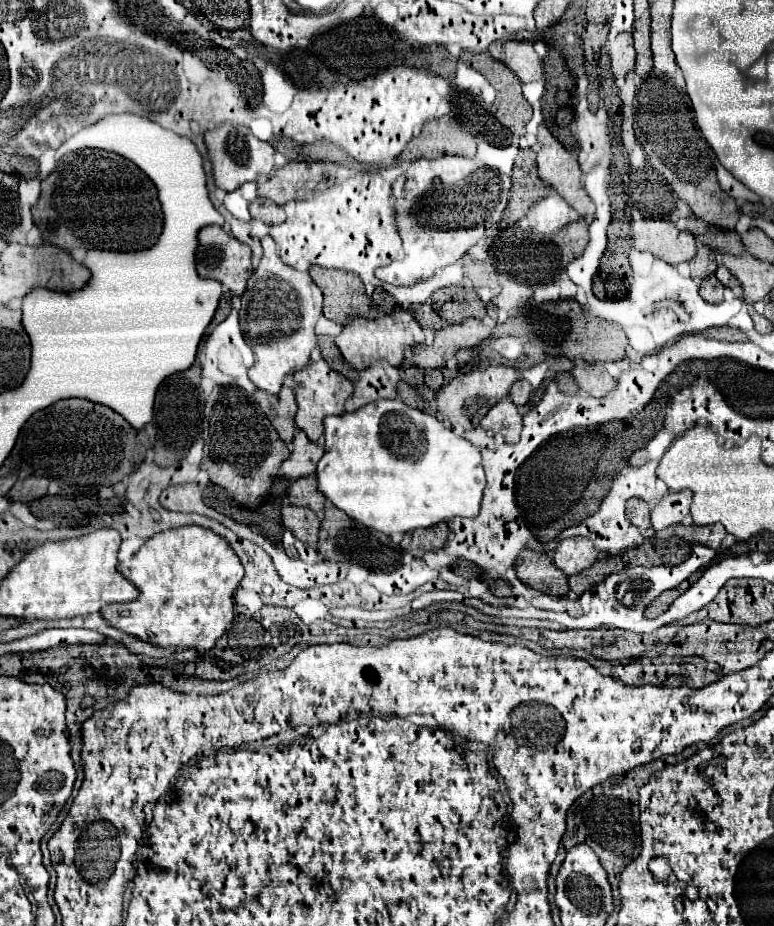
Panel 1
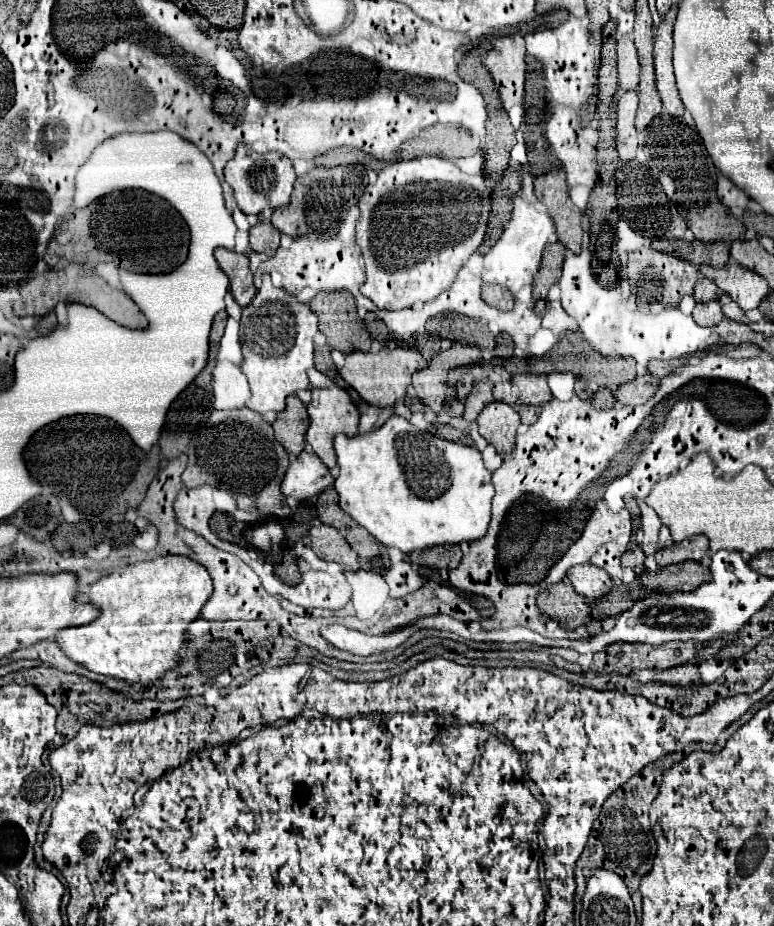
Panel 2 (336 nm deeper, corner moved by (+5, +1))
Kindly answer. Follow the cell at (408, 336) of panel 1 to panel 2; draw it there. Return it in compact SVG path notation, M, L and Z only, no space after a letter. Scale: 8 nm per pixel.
M394 348L382 354L362 354L352 352L346 356L346 364L340 370L340 376L346 380L348 386L352 386L364 402L378 406L378 408L394 408L394 404L406 396L406 388L410 386L410 378L414 372L426 368L428 362L422 358L422 354L416 352L416 348Z

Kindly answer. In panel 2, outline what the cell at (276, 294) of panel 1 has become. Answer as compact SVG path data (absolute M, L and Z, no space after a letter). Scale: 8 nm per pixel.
M266 274L262 278L262 288L256 292L250 306L242 312L242 372L250 380L250 400L246 406L254 412L282 412L286 408L284 400L300 388L308 388L308 368L314 366L312 338L318 332L318 316L300 304L294 296L276 288Z

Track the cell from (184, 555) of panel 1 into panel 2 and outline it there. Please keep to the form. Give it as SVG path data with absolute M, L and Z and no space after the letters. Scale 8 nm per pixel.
M188 558L128 564L76 596L76 600L92 600L100 608L100 616L86 626L60 630L54 640L70 660L90 672L150 686L178 664L178 654L186 646L184 630L198 618L210 594L212 582L206 568Z

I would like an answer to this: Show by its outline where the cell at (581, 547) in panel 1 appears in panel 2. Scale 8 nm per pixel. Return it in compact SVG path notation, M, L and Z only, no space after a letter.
M594 564L574 566L574 570L570 570L570 574L568 574L568 580L572 582L574 590L588 600L600 600L614 586L610 576Z

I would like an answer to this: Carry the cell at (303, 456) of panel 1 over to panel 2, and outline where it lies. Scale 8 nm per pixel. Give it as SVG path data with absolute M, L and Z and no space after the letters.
M302 452L296 460L290 462L286 470L282 494L298 502L308 502L312 498L318 498L318 494L322 494L332 482L334 478L322 460L316 454Z

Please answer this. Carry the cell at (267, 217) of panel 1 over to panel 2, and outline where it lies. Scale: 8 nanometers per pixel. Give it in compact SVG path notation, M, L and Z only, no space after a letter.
M260 220L250 230L250 246L254 252L264 252L272 256L278 250L278 242L280 242L280 232L270 224L270 220Z

